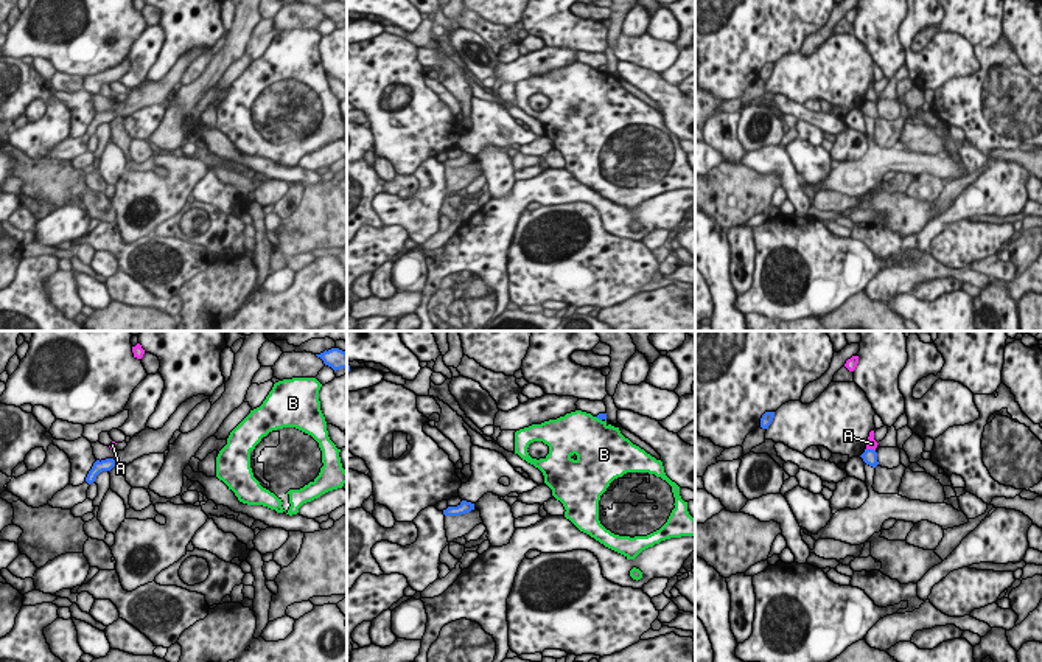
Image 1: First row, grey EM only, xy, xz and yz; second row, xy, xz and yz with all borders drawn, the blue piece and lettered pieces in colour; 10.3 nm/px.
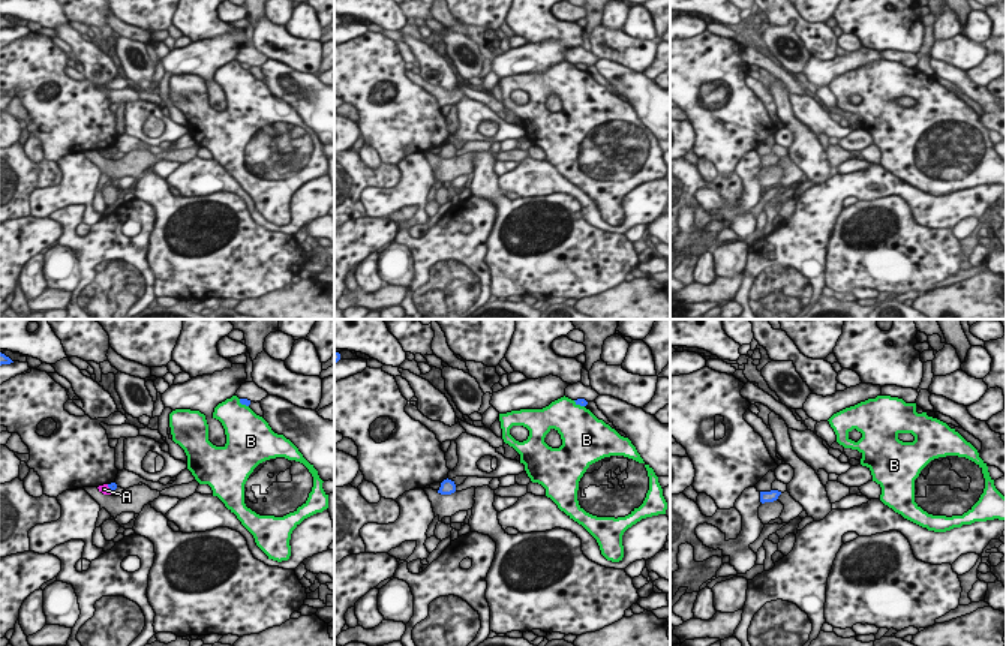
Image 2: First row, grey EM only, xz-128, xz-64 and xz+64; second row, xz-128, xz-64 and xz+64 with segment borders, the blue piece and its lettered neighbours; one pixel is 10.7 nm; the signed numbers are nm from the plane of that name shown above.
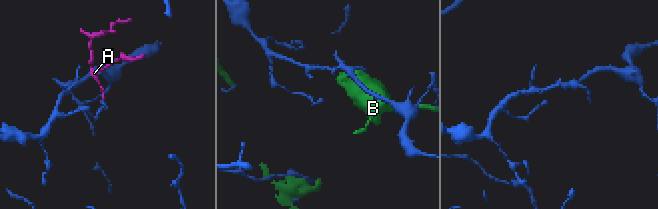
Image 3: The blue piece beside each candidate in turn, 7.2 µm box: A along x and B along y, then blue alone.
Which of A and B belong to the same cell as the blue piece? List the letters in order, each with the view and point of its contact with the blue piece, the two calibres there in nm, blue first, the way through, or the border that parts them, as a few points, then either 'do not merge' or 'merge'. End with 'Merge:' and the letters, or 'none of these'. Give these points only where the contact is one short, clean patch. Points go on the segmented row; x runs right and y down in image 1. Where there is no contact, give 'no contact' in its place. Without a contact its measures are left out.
A: yz (871, 449) | 160/120 nm | along yz (867, 448), (874, 451) | do not merge
B: xz (597, 417) | 60/460 nm | do not merge
Merge: none of these

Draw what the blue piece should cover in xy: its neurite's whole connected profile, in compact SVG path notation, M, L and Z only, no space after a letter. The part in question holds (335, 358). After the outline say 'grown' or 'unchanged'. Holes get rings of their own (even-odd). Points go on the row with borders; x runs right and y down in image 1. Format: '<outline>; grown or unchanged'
M339 348L325 350L320 354L316 354L323 361L325 365L331 367L334 371L347 368L347 353Z; unchanged

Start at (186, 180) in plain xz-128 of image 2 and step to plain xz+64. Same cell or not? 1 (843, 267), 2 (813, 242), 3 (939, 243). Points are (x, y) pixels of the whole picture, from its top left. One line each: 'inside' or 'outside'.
1: outside
2: inside
3: outside

